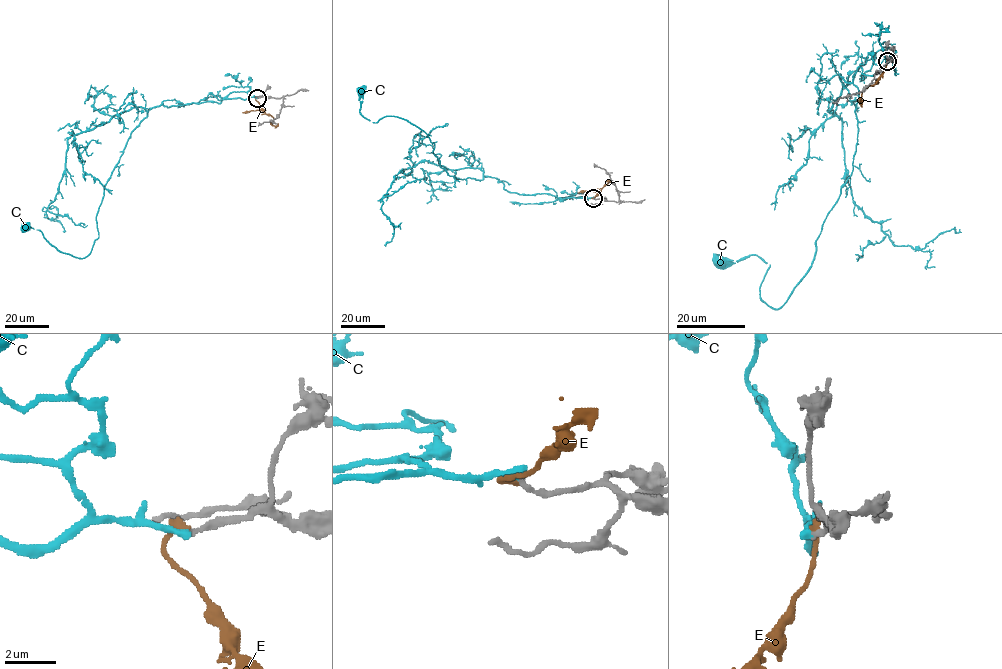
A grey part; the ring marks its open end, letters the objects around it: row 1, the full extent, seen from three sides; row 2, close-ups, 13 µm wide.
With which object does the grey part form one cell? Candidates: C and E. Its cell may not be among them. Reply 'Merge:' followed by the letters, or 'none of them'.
Merge: C

